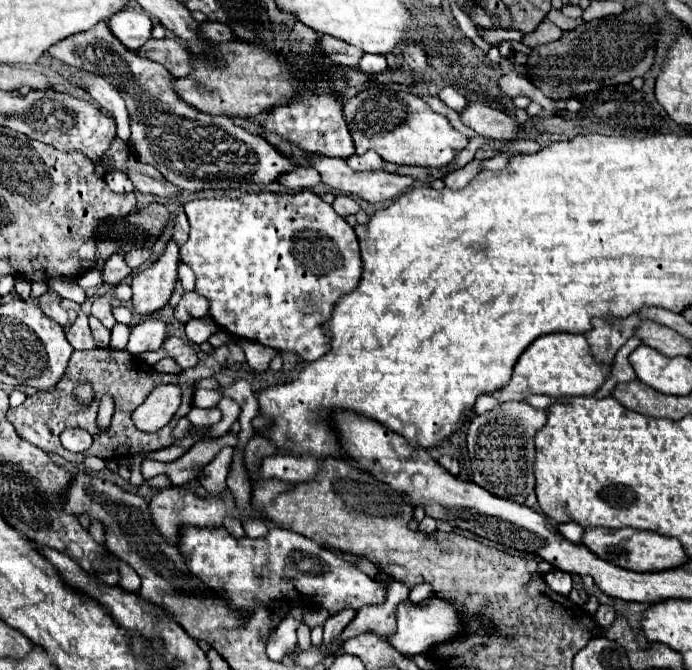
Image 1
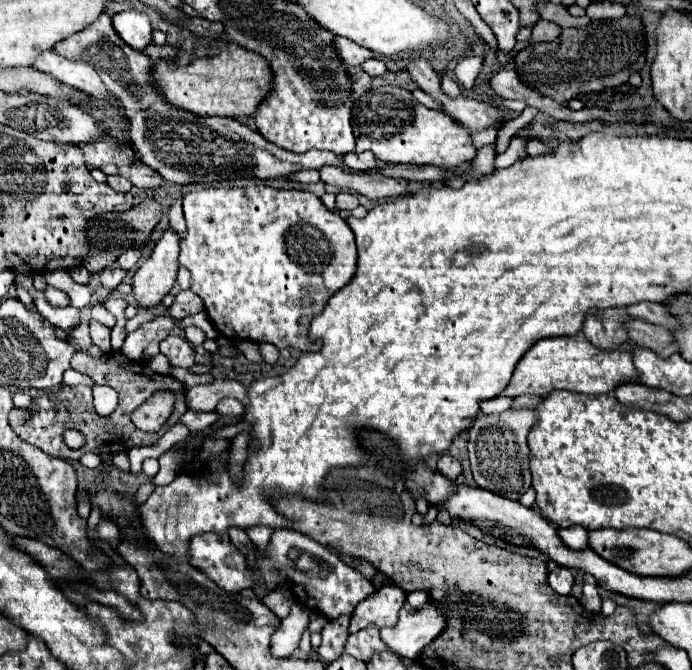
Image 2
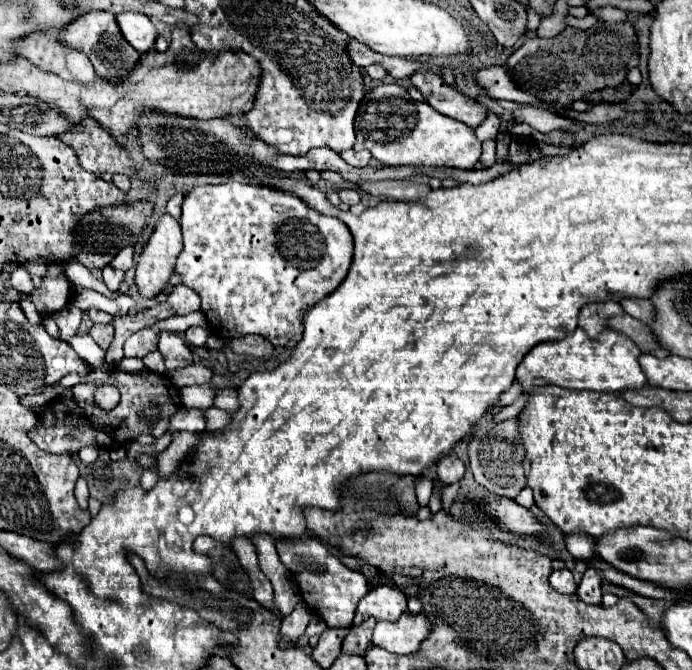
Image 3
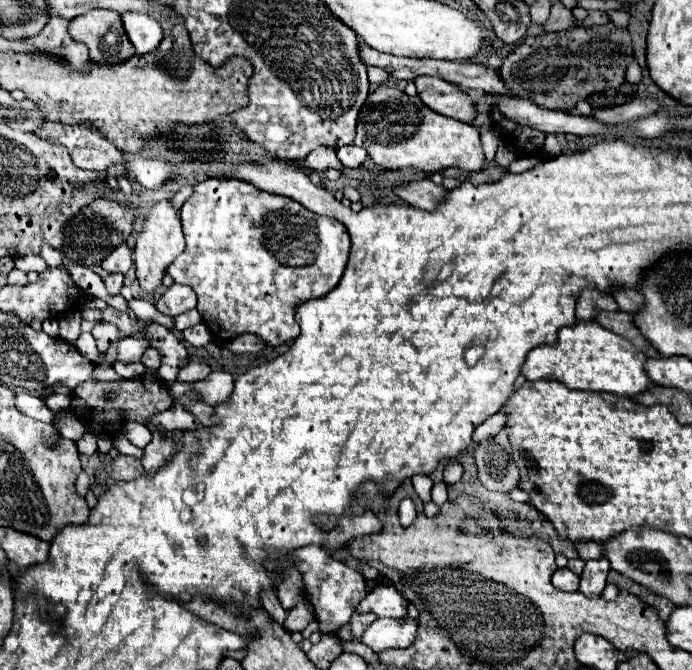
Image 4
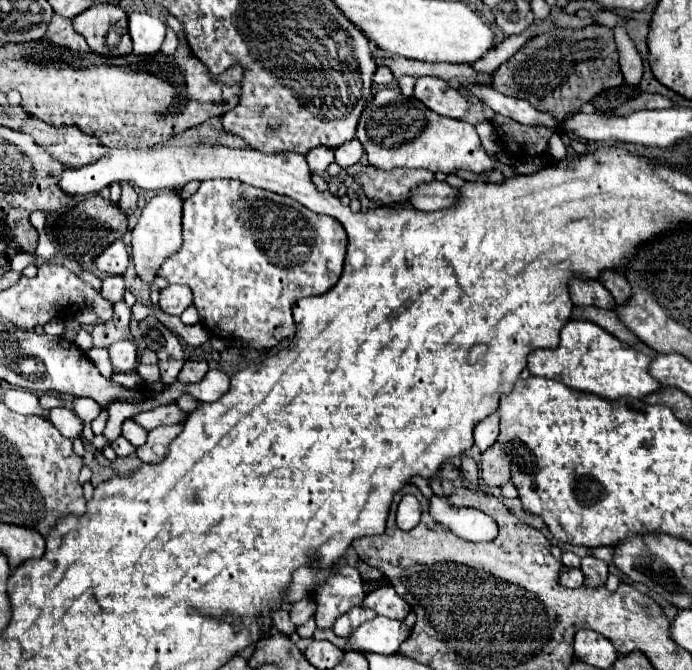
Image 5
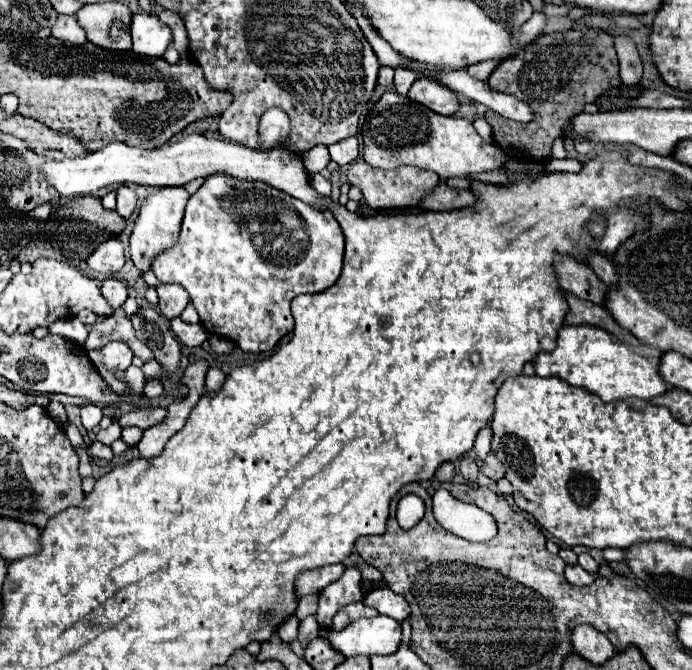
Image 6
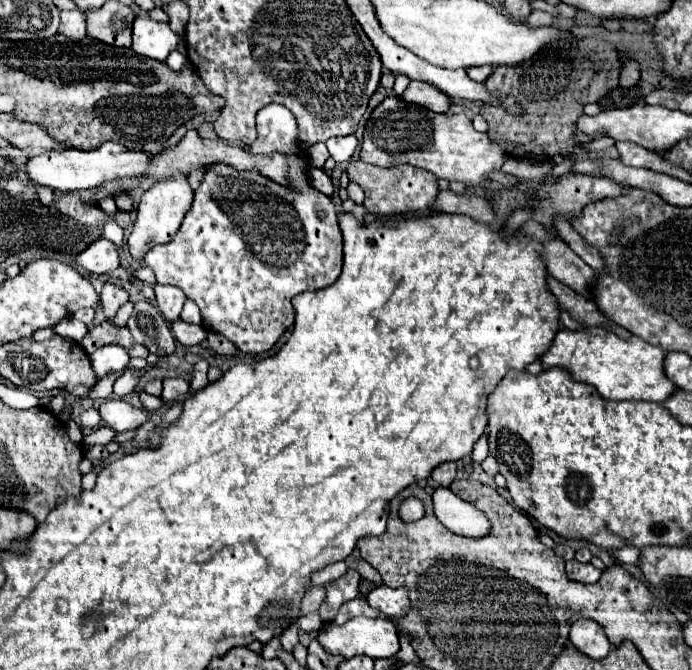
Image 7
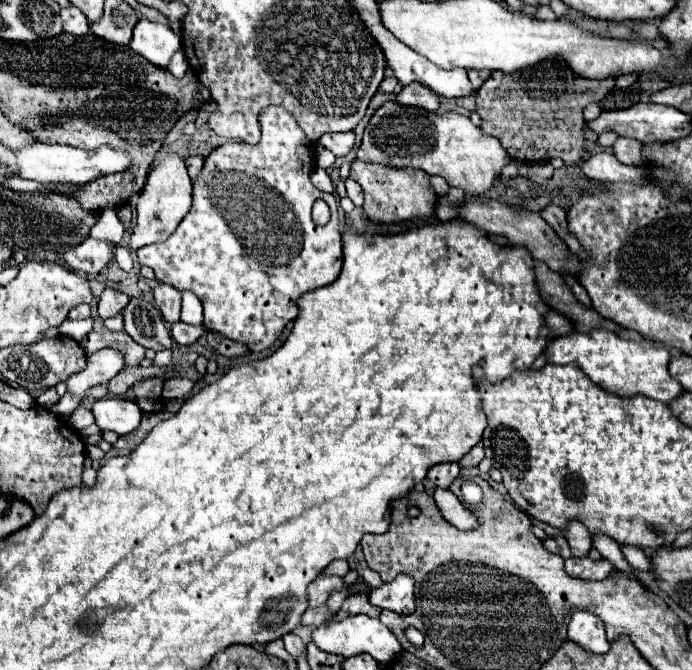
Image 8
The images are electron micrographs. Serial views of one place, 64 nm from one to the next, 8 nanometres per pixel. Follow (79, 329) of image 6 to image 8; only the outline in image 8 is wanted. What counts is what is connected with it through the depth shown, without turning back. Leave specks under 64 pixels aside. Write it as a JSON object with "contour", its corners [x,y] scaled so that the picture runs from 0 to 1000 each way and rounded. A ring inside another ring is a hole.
{"contour":[[[121,475],[121,478],[95,478],[84,487],[87,499],[90,501],[98,501],[98,504],[107,504],[110,510],[116,510],[130,493],[136,490],[136,475]]]}

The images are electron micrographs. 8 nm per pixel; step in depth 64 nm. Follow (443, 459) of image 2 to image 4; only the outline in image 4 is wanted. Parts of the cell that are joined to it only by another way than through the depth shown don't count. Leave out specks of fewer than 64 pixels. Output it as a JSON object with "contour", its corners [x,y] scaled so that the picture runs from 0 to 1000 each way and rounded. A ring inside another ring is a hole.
{"contour":[[[650,690],[642,699],[642,719],[645,722],[659,722],[668,713],[668,696],[662,690]]]}

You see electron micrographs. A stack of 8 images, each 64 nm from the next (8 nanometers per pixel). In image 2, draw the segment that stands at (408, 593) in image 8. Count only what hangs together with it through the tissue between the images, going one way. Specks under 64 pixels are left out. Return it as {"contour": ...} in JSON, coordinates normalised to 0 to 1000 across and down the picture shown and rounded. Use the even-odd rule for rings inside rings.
{"contour":[[[552,875],[538,890],[523,896],[509,922],[506,922],[506,943],[517,943],[540,928],[546,937],[569,934],[575,928],[575,913],[587,899],[587,884],[575,875]]]}

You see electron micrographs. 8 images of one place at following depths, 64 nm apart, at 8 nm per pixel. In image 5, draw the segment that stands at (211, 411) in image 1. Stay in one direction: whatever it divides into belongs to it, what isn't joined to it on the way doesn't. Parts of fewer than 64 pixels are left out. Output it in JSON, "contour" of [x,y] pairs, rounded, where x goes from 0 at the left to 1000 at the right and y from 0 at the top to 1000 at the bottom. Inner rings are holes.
{"contour":[[[240,603],[240,606],[225,606],[214,615],[202,615],[191,621],[191,627],[205,636],[208,642],[223,642],[237,633],[254,633],[260,627],[260,609],[254,603]]]}

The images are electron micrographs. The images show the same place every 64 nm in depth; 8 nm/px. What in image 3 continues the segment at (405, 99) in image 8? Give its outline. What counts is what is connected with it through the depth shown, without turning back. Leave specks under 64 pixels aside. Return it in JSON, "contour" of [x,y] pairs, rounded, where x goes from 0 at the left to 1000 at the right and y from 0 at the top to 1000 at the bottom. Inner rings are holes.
{"contour":[[[601,107],[598,113],[592,113],[592,119],[610,137],[613,152],[618,152],[627,164],[656,179],[665,179],[673,188],[688,191],[702,176],[702,164],[688,149],[647,128],[639,119],[639,113],[621,107]]]}

